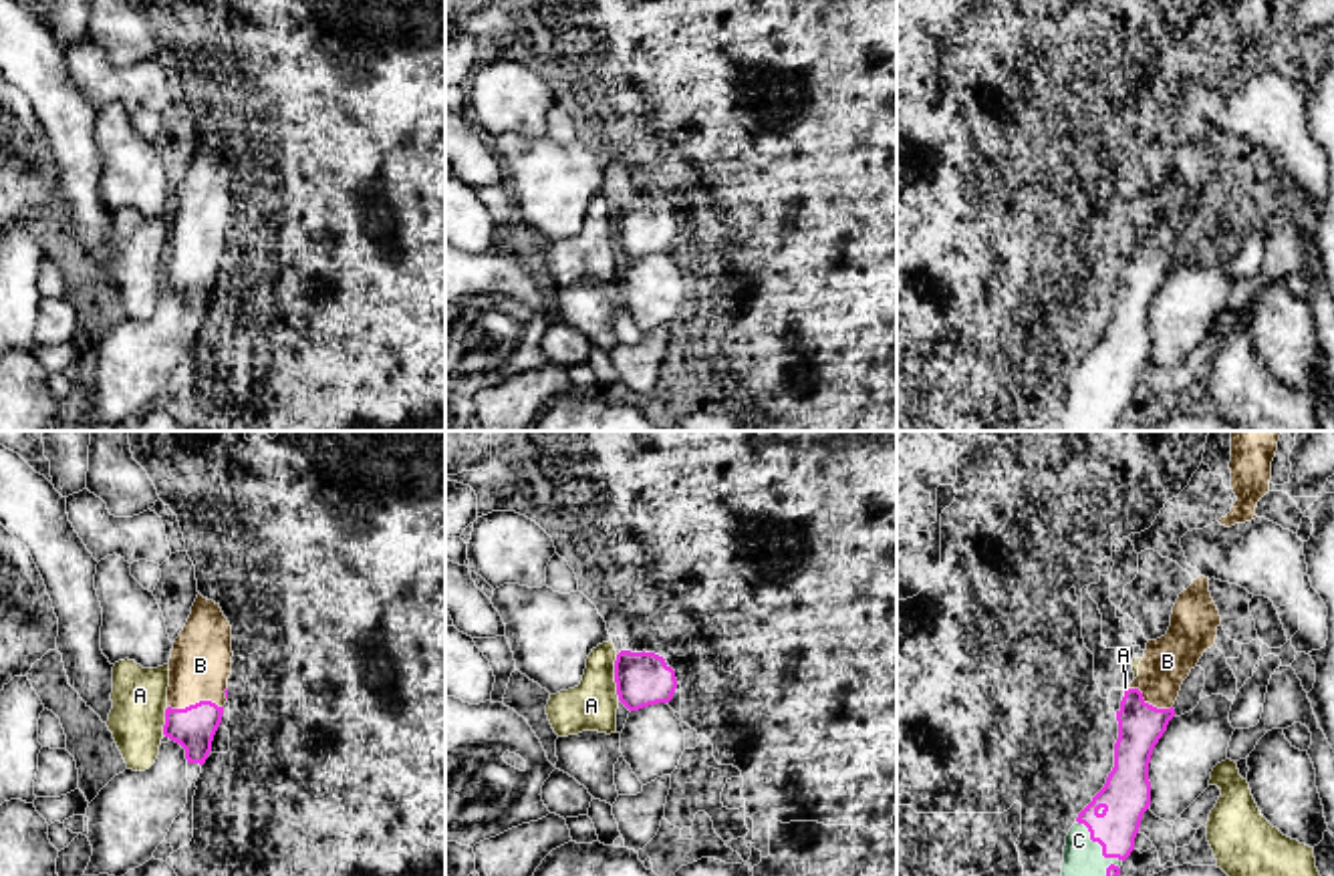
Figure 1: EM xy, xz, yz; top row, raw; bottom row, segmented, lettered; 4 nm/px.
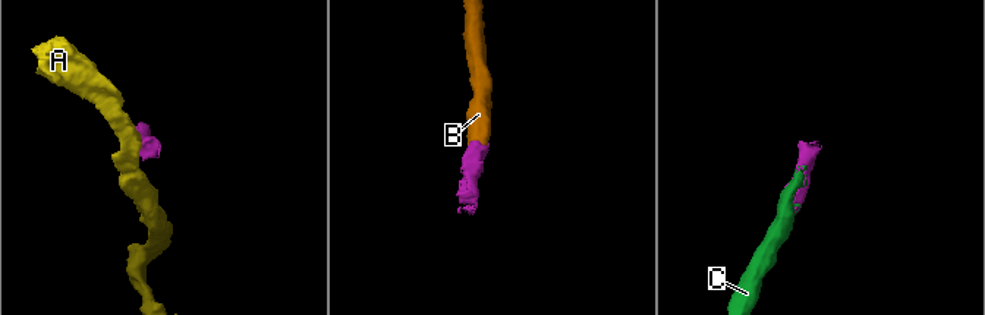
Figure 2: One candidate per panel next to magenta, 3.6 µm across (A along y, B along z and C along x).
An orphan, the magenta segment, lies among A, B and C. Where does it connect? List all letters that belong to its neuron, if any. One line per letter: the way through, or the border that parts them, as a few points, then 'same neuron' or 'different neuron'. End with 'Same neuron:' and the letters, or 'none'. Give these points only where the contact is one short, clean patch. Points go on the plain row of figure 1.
A: border xz (615, 204), (615, 242), (619, 248); different neuron
B: way xy (194, 276), (196, 252), (200, 214); same neuron
C: same neuron
Same neuron: B, C

